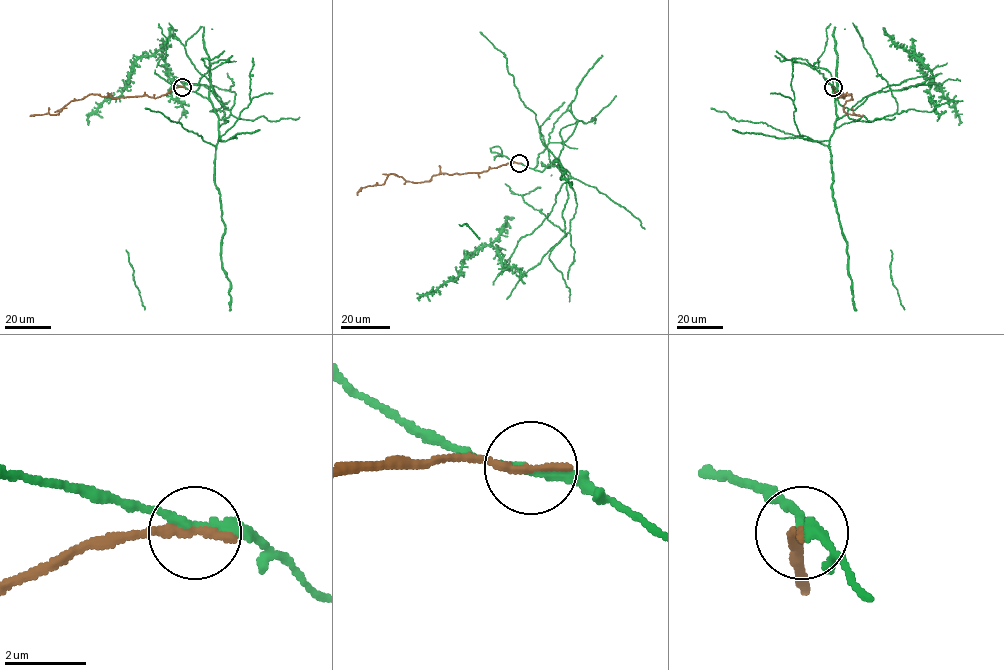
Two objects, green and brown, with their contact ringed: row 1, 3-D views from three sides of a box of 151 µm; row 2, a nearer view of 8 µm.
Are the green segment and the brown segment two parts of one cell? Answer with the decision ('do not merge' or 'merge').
do not merge

